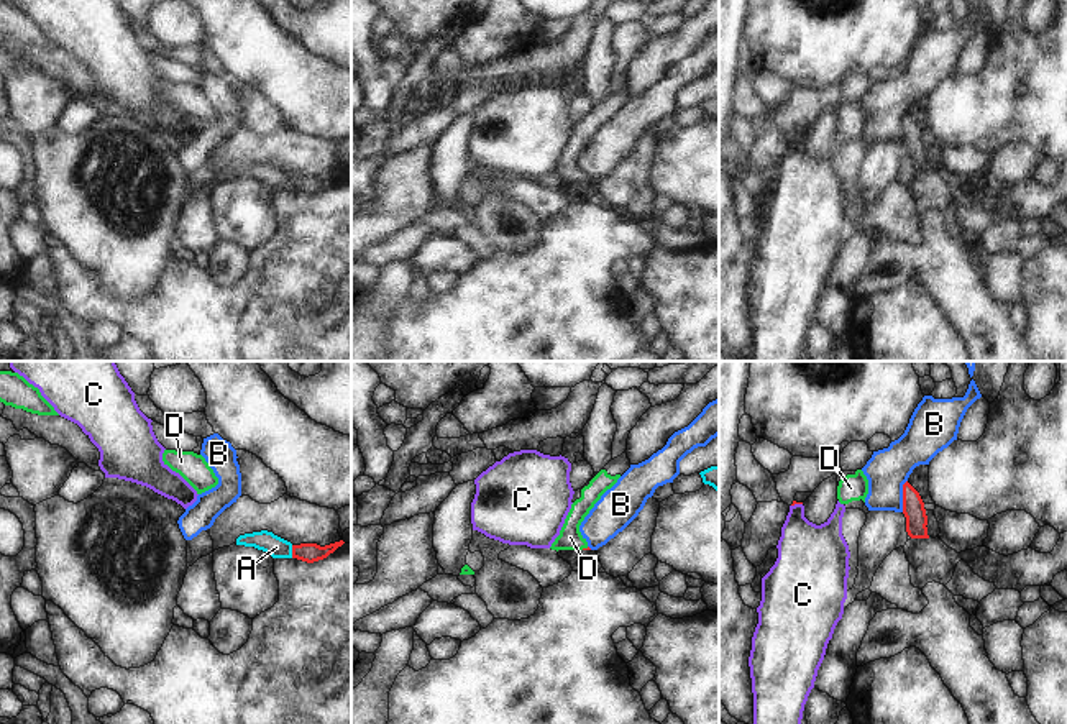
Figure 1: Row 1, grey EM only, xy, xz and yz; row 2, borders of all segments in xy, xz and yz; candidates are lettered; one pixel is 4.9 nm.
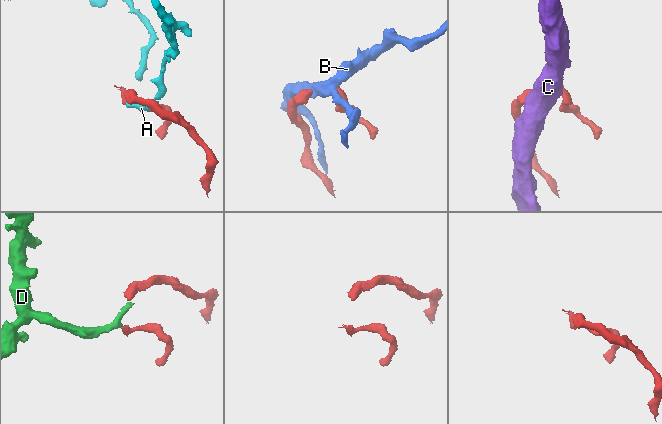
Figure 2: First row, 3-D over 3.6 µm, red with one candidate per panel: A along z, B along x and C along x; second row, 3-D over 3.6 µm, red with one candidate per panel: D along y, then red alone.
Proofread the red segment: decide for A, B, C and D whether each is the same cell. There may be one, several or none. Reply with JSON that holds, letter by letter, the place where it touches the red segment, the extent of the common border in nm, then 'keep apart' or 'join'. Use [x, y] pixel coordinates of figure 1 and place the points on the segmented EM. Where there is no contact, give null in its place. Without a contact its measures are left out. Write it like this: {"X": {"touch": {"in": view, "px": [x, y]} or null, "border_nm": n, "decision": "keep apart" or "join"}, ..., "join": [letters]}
{"A": {"touch": {"in": "xy", "px": [293, 552]}, "border_nm": 60, "decision": "keep apart"}, "B": {"touch": {"in": "yz", "px": [903, 496]}, "border_nm": 160, "decision": "keep apart"}, "C": {"touch": {"in": "yz", "px": [796, 503]}, "border_nm": 60, "decision": "keep apart"}, "D": {"touch": {"in": "xz", "px": [585, 549]}, "border_nm": 40, "decision": "join"}, "join": ["D"]}

